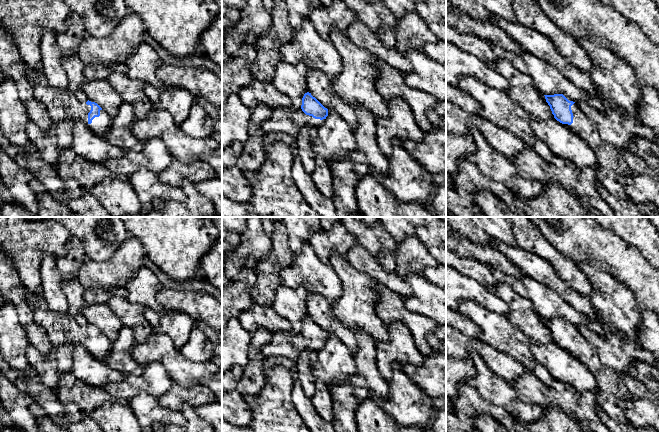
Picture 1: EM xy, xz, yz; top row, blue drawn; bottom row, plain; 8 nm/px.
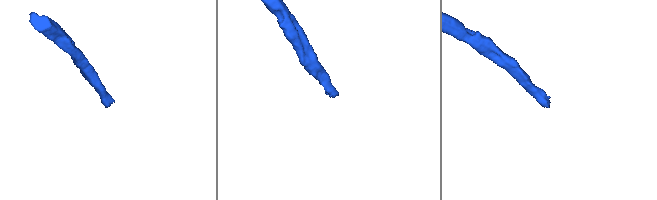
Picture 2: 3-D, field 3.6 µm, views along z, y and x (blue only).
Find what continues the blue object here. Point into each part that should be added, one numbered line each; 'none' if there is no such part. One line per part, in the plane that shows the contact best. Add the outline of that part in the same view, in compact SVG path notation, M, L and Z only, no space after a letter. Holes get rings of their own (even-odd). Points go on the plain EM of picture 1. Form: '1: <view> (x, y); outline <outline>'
1: xy (60, 328); outline M50 309L33 310L34 322L41 326L52 346L59 346L63 343L83 345L94 358L104 361L111 351L111 341L100 334L100 340L95 341L92 347L88 347L88 337L91 330L81 326L68 312L60 314Z

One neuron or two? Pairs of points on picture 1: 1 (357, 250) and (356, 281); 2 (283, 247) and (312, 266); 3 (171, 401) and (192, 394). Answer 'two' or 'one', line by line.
1: two
2: two
3: one

